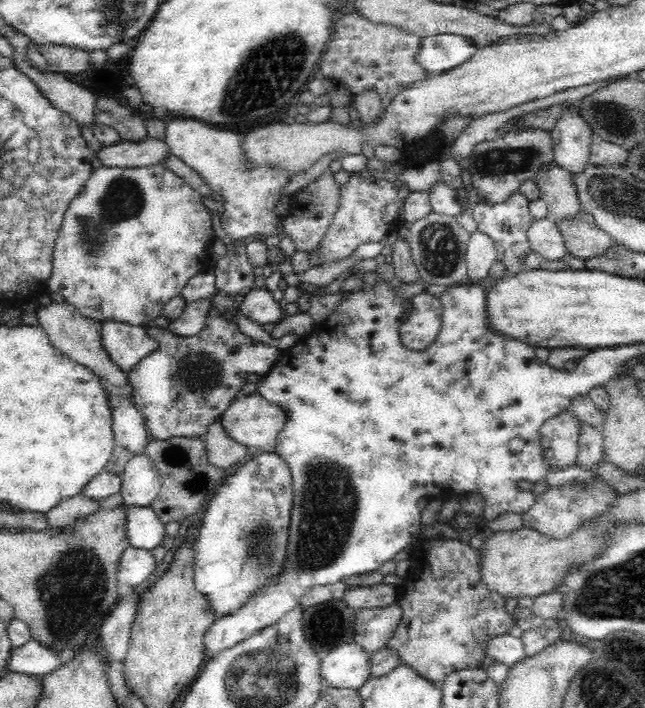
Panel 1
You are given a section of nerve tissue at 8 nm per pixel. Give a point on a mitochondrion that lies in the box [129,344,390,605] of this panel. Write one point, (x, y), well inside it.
(325, 526)

